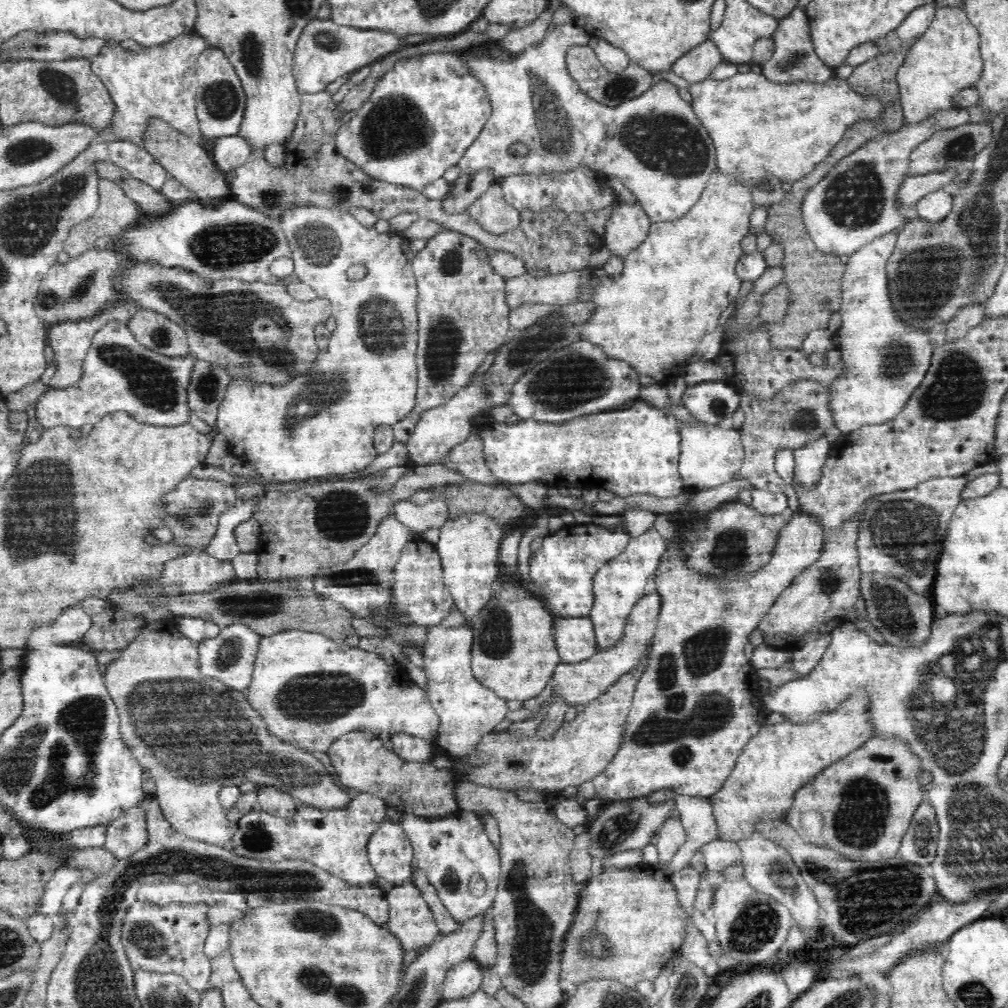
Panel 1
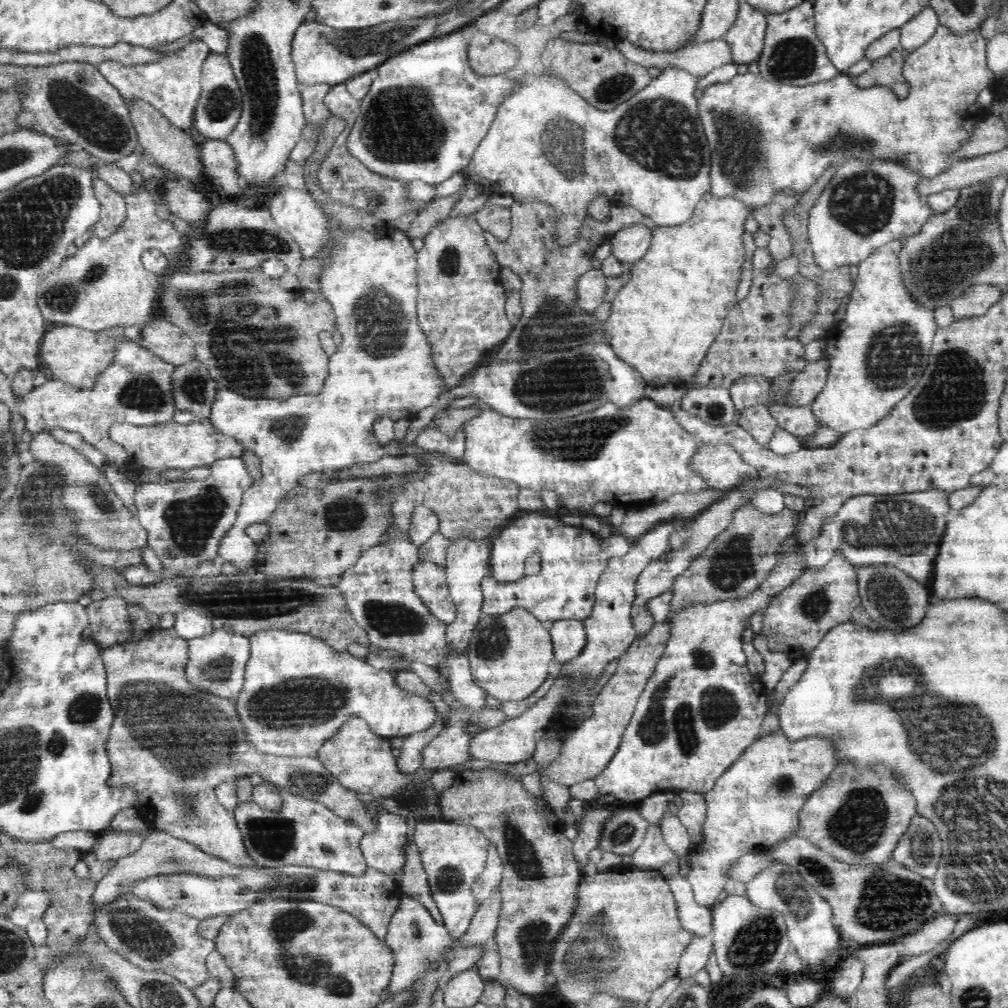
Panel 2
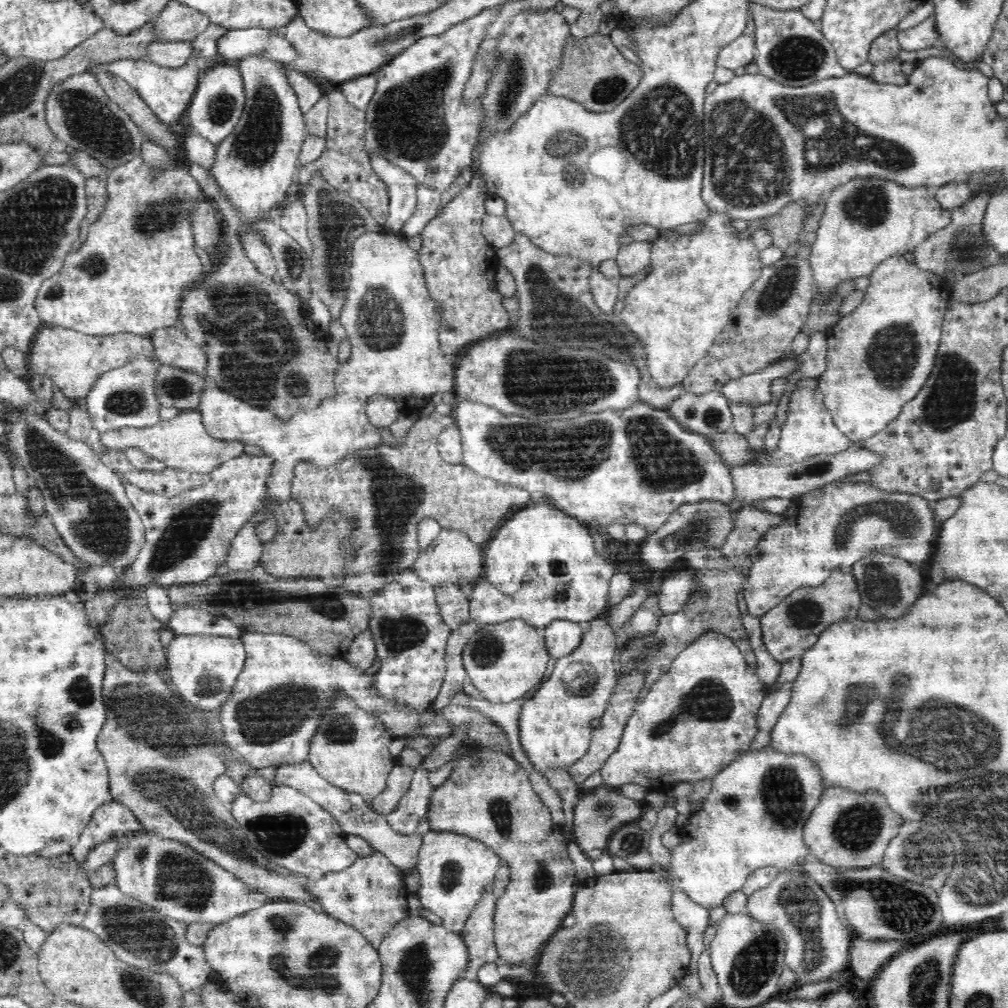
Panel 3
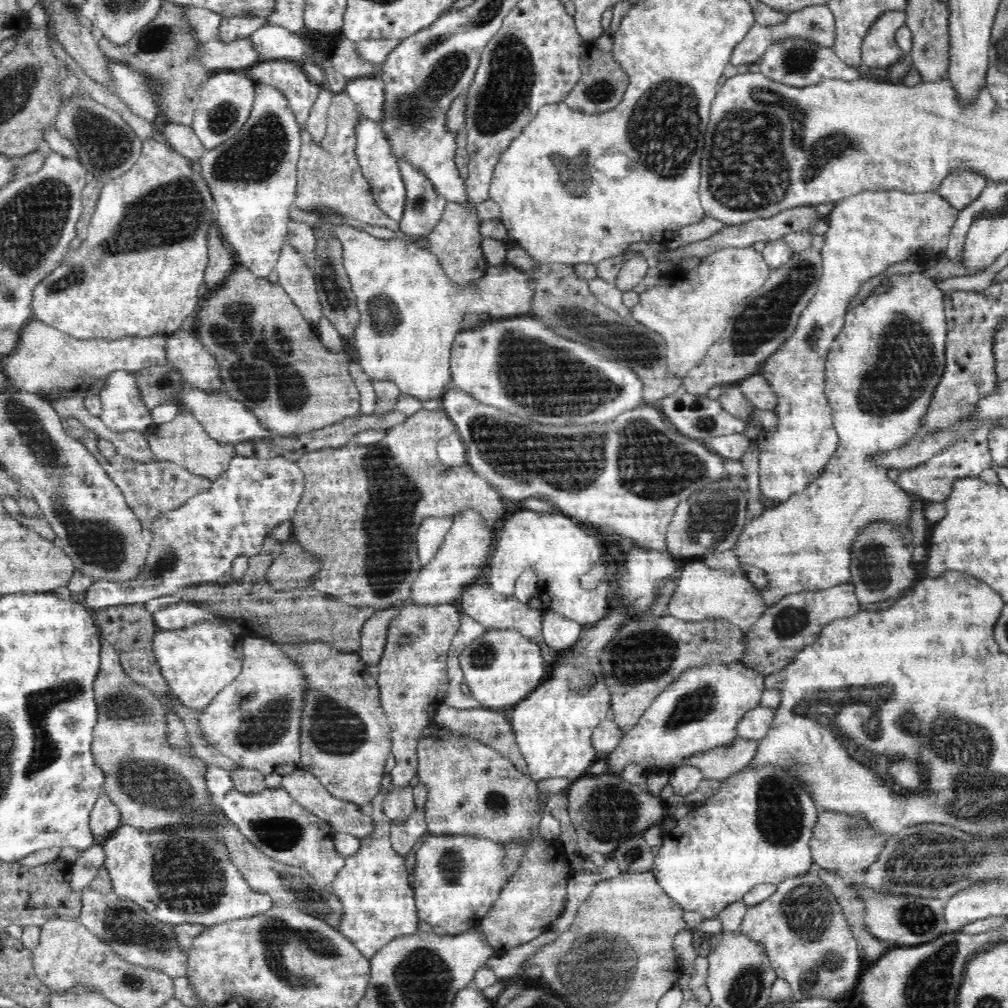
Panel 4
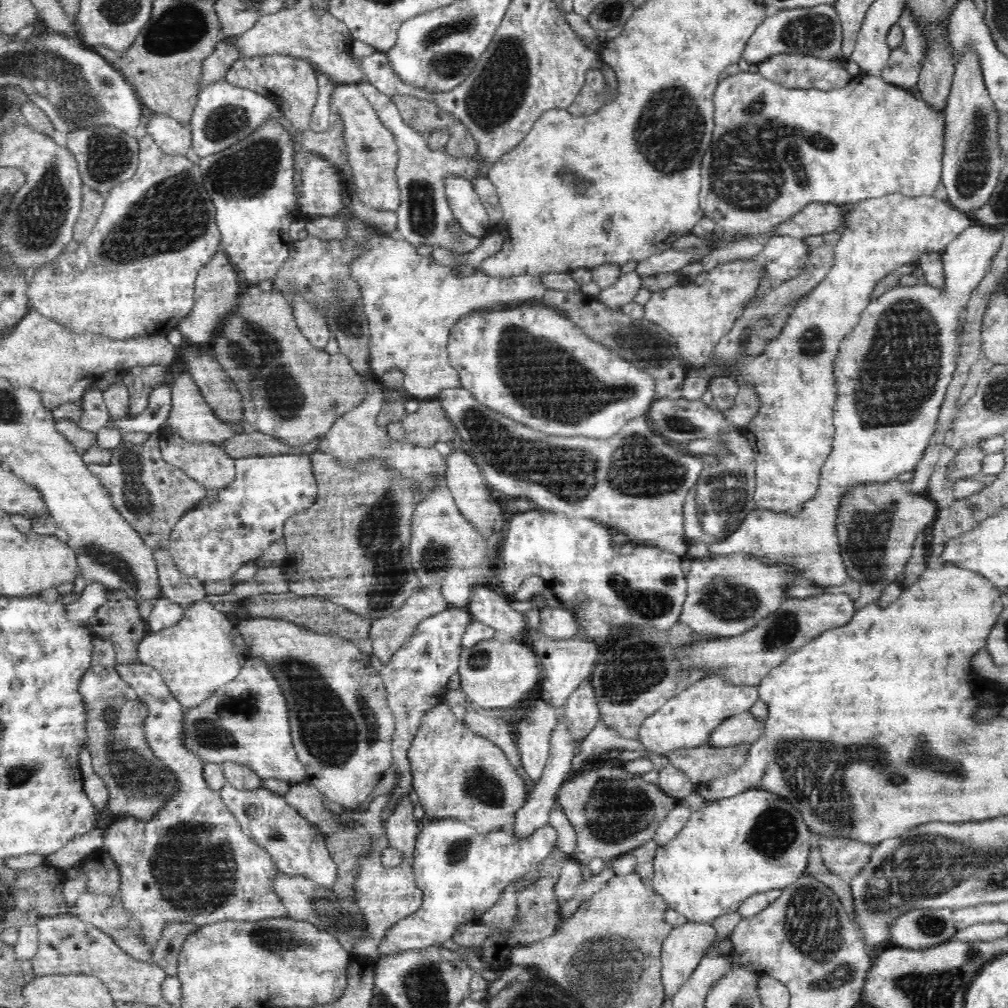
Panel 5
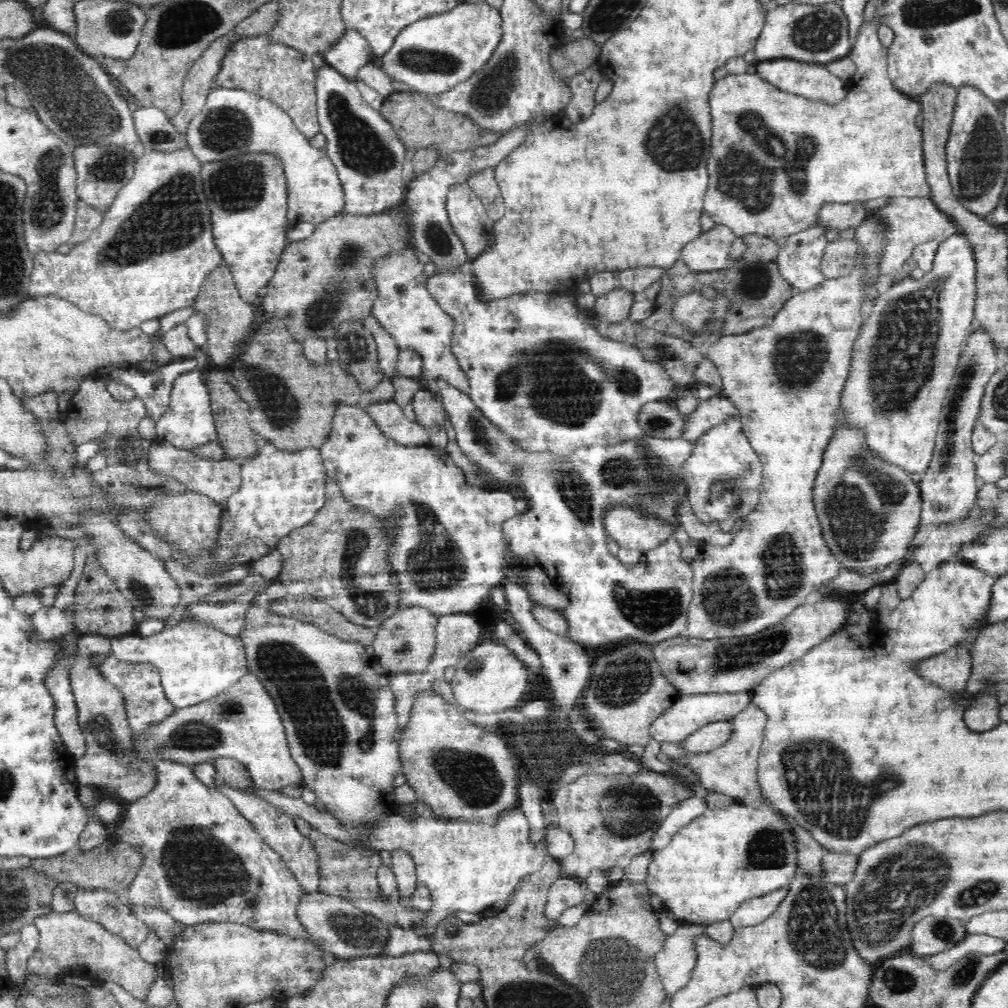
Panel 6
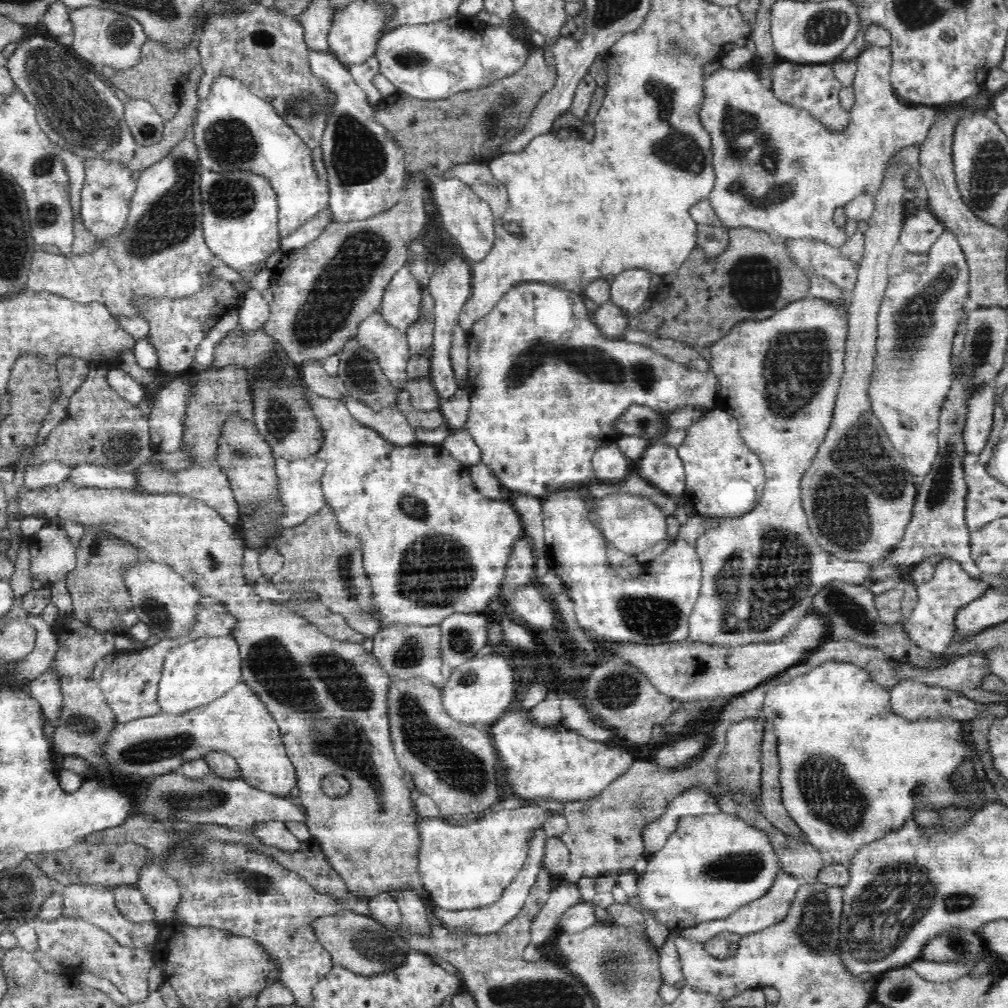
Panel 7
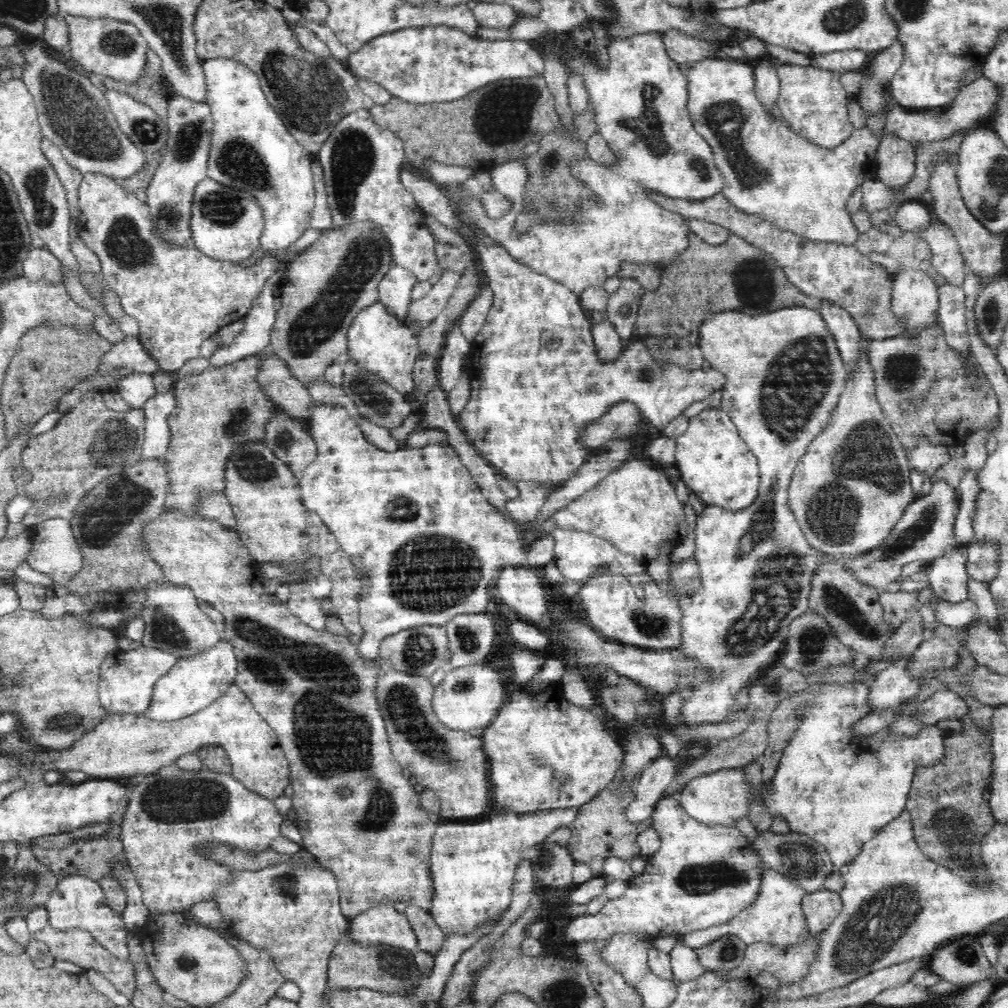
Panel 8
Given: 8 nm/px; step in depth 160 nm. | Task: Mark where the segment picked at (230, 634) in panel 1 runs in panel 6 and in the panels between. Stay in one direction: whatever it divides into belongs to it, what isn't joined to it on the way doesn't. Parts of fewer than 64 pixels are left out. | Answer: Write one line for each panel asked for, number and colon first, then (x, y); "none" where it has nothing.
2: (216, 664)
3: (204, 669)
4: (197, 662)
5: (204, 651)
6: (196, 662)

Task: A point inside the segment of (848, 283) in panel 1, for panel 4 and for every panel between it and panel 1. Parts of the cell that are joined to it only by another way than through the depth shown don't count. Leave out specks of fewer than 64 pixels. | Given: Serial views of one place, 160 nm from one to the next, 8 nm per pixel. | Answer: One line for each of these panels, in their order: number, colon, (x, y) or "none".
2: (877, 354)
3: (879, 356)
4: (883, 368)

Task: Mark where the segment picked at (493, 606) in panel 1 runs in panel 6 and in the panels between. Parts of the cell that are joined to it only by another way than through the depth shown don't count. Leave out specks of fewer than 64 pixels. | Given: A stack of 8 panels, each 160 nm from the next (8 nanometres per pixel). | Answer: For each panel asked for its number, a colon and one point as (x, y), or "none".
2: (509, 659)
3: (504, 661)
4: (501, 668)
5: (497, 673)
6: (489, 679)

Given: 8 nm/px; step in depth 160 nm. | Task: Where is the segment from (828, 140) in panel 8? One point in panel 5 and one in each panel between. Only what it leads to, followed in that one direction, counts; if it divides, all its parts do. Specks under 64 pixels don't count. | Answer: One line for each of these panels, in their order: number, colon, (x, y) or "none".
5: (795, 70)
6: (814, 81)
7: (813, 87)

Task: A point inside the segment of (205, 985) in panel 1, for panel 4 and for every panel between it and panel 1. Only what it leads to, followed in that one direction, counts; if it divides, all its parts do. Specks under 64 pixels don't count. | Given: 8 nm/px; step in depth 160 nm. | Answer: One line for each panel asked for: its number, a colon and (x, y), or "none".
2: (154, 939)
3: (140, 936)
4: (139, 939)

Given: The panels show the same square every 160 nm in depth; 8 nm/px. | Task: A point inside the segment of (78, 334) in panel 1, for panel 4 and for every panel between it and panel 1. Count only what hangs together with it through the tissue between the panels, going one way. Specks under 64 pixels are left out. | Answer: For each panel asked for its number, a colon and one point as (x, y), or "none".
2: (75, 356)
3: (74, 361)
4: (46, 361)

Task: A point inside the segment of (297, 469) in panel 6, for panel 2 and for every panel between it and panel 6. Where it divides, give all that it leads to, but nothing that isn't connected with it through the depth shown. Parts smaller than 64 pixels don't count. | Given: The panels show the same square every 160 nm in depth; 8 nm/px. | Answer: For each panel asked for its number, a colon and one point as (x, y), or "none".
2: (186, 521)
3: (188, 536)
4: (195, 544)
5: (225, 530)

